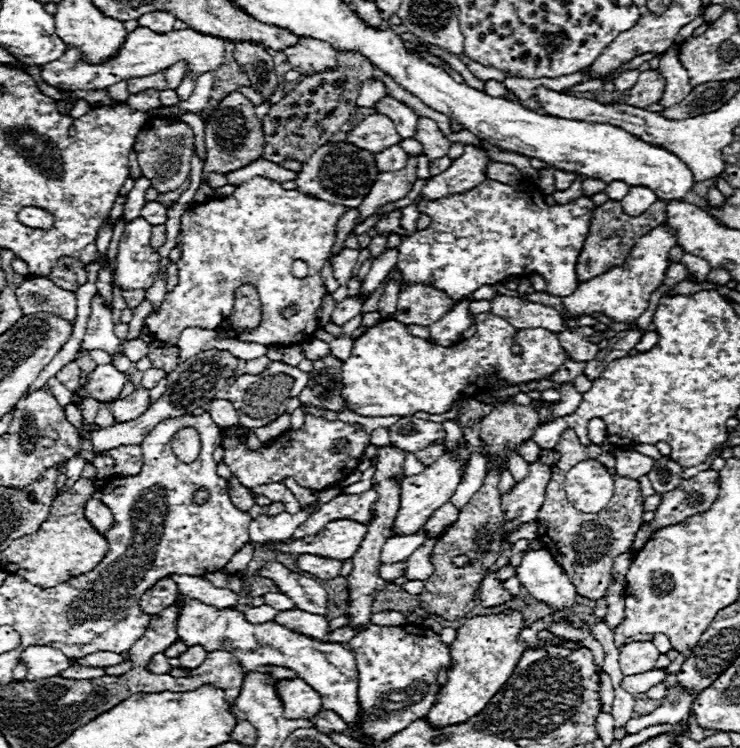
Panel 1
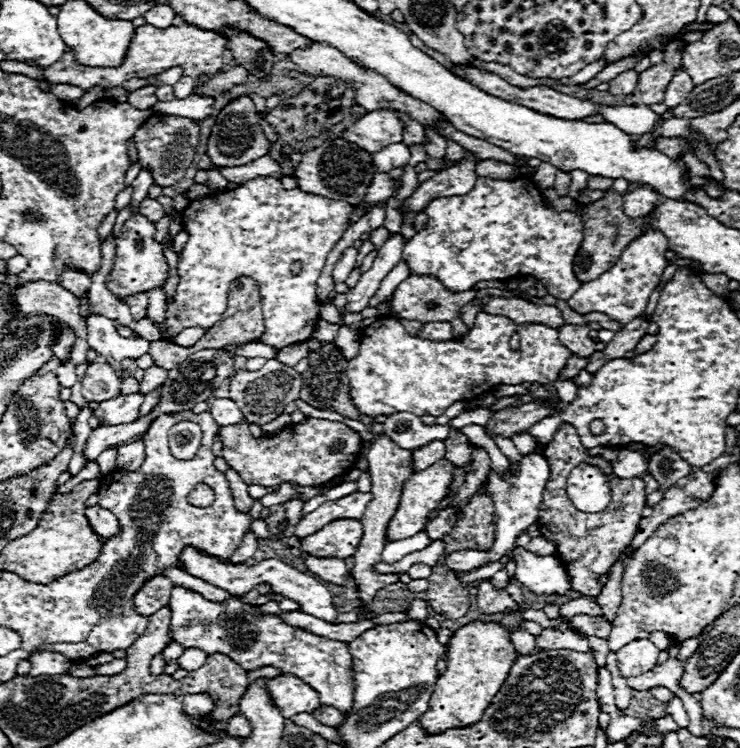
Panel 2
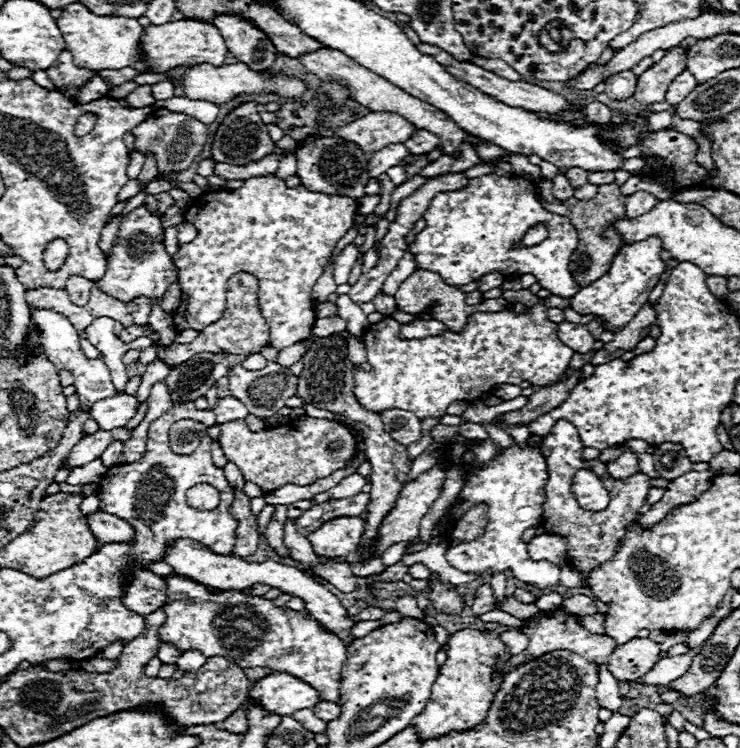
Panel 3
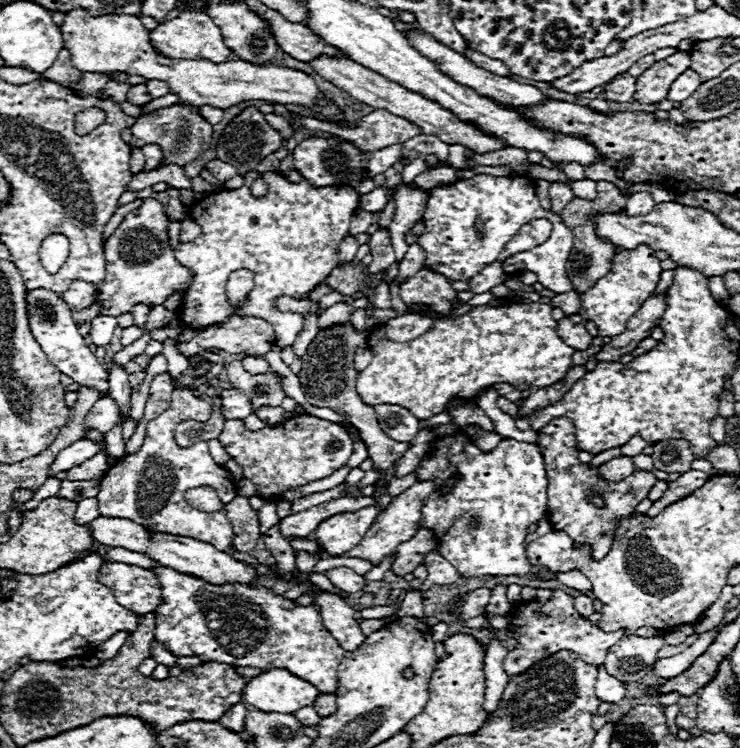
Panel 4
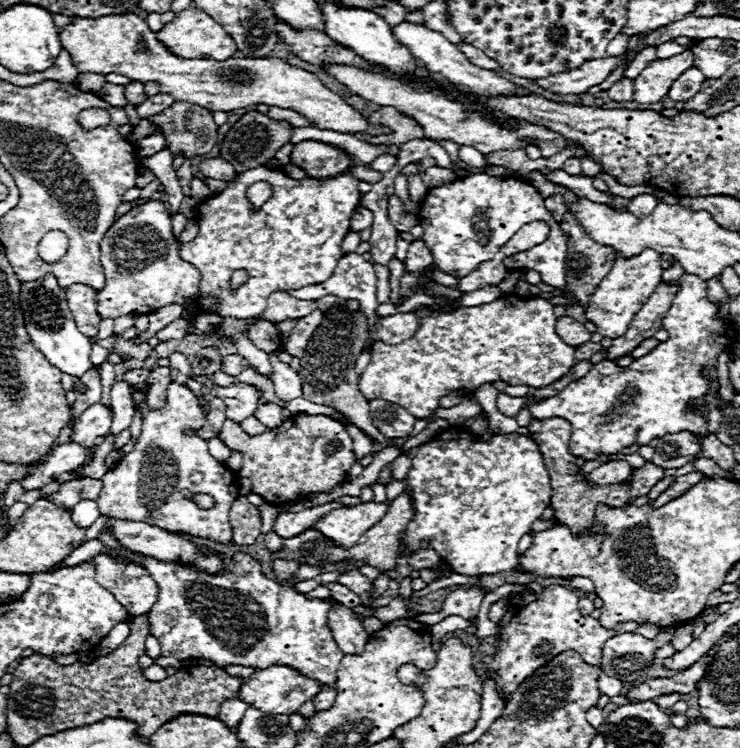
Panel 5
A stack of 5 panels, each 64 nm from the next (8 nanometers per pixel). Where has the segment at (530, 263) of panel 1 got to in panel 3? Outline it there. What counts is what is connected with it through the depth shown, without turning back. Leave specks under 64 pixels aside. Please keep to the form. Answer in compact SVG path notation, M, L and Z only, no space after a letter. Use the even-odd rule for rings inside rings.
M488 174L472 178L462 190L436 194L424 214L426 228L410 244L410 250L416 250L418 268L440 274L450 286L470 284L492 270L504 276L534 274L538 284L550 290L550 294L572 298L580 290L568 272L570 256L578 244L578 232L564 216L544 210L534 190L534 182L526 178L510 180ZM538 222L548 226L548 238L532 248L512 250L512 244Z

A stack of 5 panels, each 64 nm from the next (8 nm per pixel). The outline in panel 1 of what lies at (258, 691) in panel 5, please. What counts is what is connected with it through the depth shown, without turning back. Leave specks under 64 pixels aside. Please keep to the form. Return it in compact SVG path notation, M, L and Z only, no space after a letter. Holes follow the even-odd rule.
M302 678L278 680L276 694L284 702L284 718L314 718L322 710L322 698Z

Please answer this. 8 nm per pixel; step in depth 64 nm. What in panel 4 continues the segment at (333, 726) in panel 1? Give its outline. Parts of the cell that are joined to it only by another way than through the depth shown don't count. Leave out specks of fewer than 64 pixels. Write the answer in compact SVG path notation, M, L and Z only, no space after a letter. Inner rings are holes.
M320 694L314 702L314 710L318 716L328 716L336 710L336 694Z

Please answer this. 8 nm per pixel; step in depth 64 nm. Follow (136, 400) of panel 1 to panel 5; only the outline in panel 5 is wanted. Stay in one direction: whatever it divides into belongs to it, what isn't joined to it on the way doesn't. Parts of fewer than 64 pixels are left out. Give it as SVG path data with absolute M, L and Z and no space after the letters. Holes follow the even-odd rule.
M96 402L94 406L90 406L88 410L84 410L80 414L80 418L74 424L72 442L76 442L76 444L90 450L90 456L84 460L82 466L86 466L86 464L90 464L94 460L94 452L96 452L94 440L98 436L108 434L110 424L112 424L112 412L106 406L102 406L100 402Z

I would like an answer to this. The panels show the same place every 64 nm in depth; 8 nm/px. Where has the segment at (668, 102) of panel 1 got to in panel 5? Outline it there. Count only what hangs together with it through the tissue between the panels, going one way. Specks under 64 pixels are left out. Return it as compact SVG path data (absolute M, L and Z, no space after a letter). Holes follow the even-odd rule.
M692 68L692 70L686 70L684 74L680 74L680 78L672 84L672 90L668 92L668 98L674 100L674 102L686 102L688 98L692 98L700 88L702 88L702 82L704 82L704 74L700 74L700 70Z

